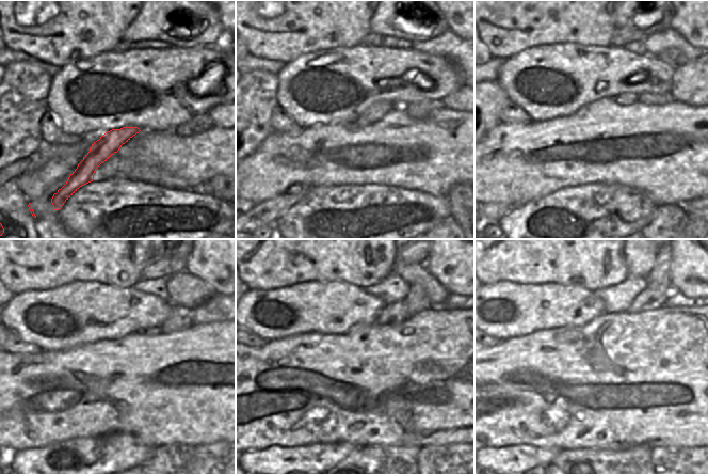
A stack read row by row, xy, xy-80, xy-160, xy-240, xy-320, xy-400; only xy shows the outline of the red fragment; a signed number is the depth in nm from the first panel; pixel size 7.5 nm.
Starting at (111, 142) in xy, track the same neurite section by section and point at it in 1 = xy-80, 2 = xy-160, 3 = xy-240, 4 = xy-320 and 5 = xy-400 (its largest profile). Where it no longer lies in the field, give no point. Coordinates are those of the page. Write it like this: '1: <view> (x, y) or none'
1: xy-80 (267, 212)
2: xy-160 (496, 211)
3: xy-240 (157, 330)
4: xy-320 (393, 314)
5: xy-400 (650, 299)

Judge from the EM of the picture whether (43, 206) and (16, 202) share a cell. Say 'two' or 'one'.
two

